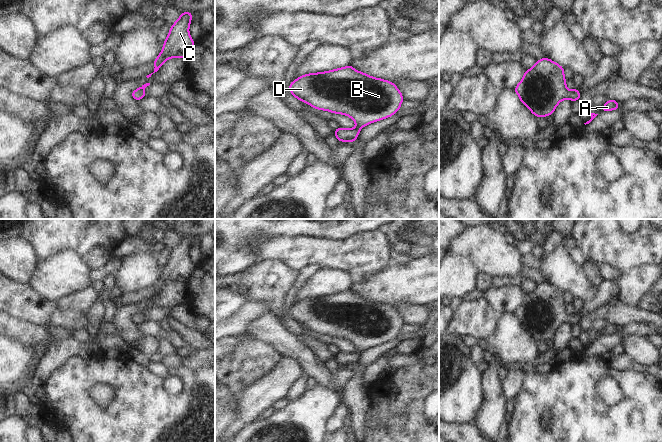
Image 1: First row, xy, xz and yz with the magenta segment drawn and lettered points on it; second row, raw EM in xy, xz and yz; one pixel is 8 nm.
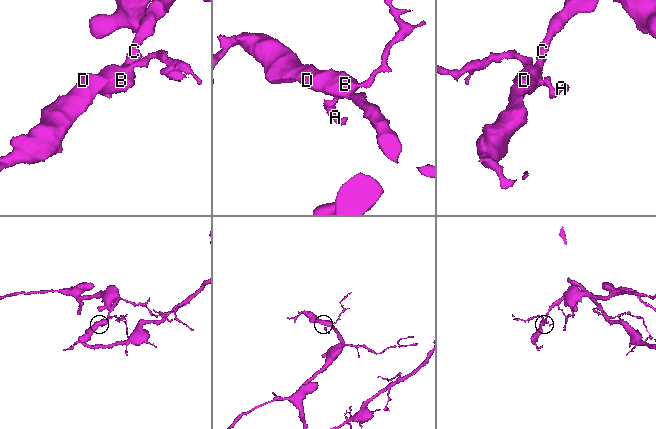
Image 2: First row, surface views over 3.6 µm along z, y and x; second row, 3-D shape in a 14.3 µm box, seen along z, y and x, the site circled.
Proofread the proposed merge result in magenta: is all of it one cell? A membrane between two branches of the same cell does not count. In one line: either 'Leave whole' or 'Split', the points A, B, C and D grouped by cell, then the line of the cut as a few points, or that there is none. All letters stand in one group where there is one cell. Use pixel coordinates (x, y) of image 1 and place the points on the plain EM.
Leave whole. Groups: A B C D. No split.

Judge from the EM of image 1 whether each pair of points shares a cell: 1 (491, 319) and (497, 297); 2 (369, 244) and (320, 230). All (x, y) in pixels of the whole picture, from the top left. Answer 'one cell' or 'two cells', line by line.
1: two cells
2: two cells

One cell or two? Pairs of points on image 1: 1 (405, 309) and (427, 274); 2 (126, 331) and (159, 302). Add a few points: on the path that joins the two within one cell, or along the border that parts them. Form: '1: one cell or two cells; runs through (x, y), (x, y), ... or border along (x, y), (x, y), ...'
1: two cells; border along (424, 305), (396, 303), (393, 306)
2: one cell; runs through (126, 319), (126, 316), (133, 309), (147, 304)

